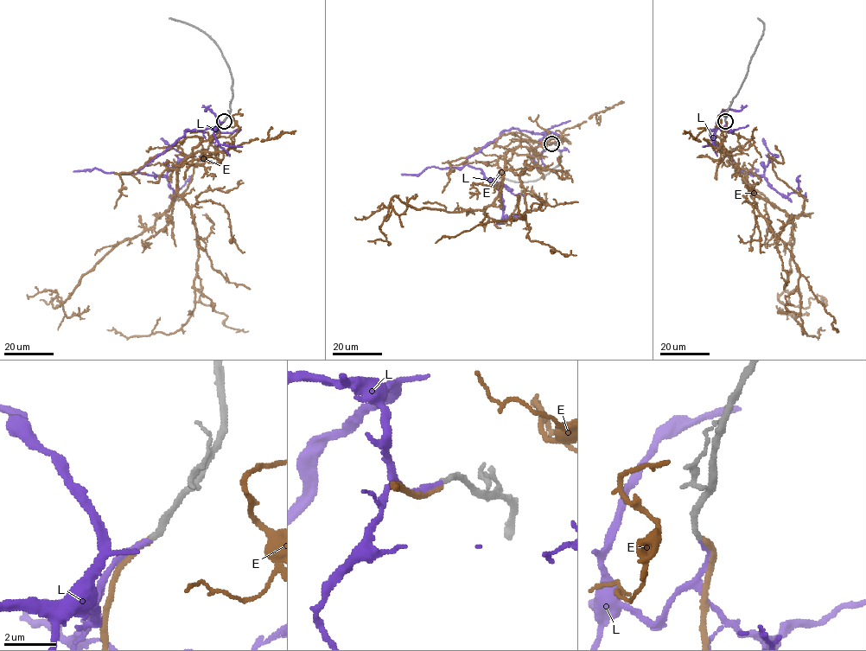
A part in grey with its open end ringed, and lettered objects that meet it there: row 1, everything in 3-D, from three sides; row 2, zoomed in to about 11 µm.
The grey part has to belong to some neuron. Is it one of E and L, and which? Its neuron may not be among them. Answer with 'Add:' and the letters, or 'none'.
Add: L

